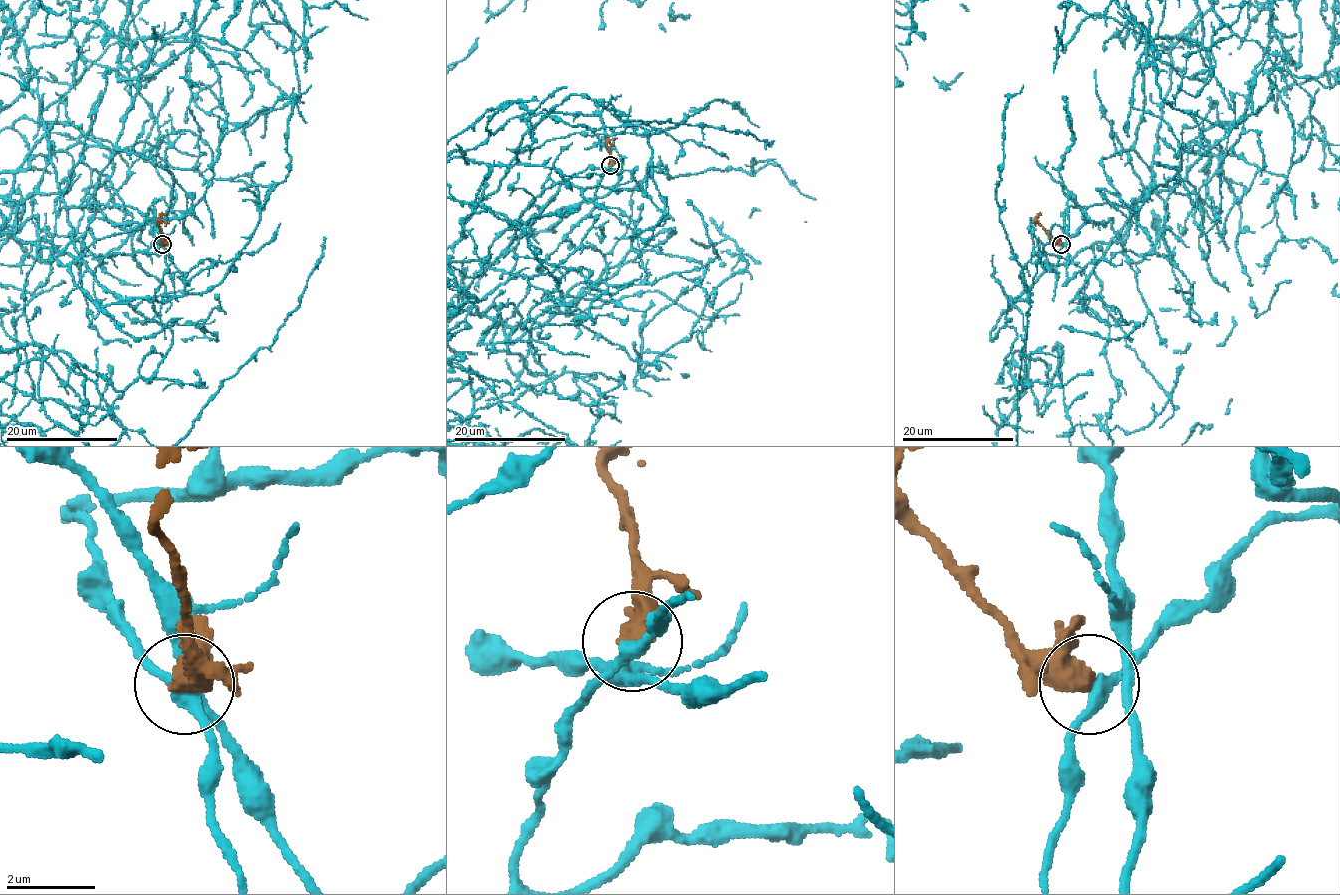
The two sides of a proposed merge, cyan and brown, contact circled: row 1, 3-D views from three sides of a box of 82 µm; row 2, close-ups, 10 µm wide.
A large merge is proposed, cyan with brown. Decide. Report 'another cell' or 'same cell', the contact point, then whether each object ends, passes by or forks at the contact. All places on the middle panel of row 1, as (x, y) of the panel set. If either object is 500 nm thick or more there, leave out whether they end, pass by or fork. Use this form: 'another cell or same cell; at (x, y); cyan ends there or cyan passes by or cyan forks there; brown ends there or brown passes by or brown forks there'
another cell; at (610, 165); cyan forks there; brown passes by

